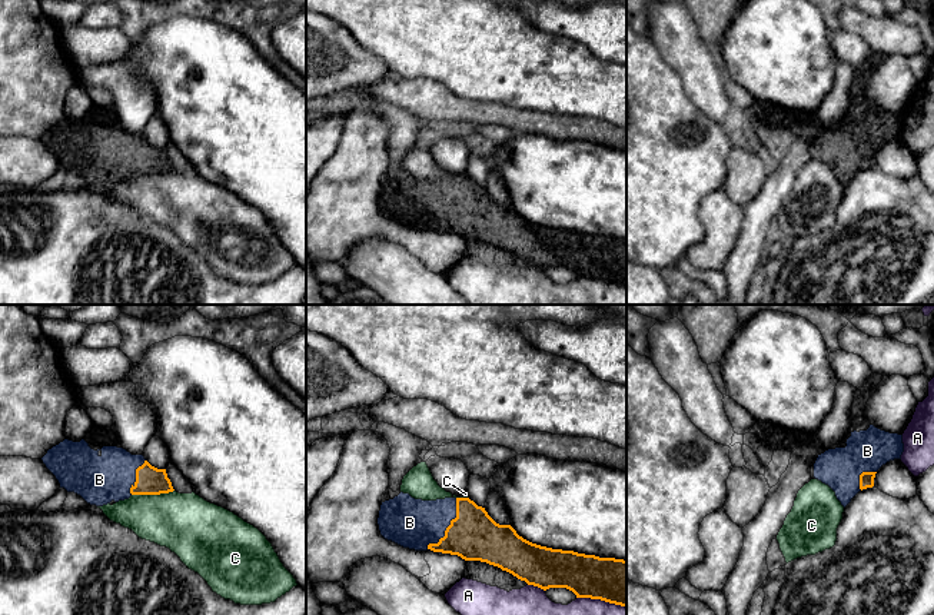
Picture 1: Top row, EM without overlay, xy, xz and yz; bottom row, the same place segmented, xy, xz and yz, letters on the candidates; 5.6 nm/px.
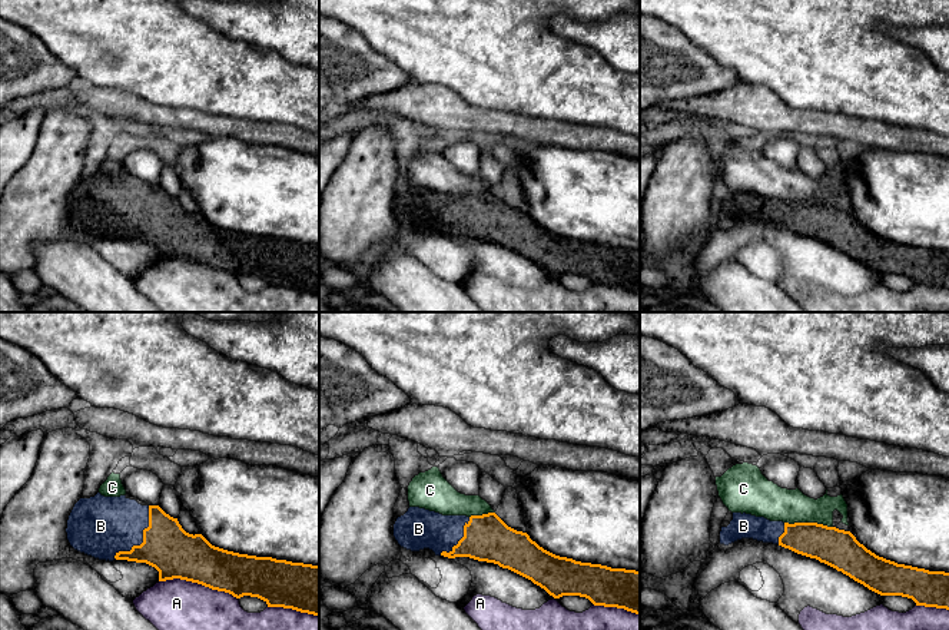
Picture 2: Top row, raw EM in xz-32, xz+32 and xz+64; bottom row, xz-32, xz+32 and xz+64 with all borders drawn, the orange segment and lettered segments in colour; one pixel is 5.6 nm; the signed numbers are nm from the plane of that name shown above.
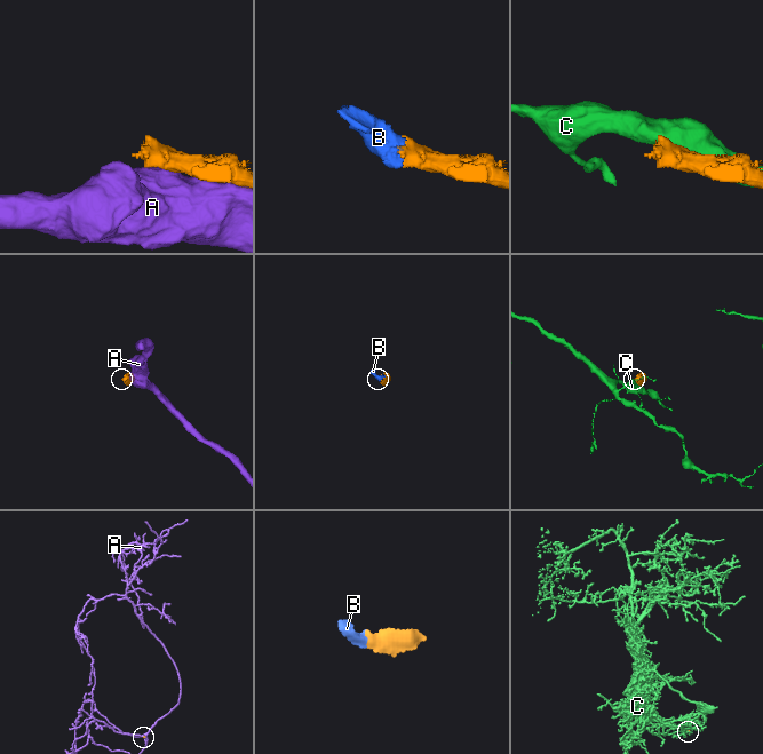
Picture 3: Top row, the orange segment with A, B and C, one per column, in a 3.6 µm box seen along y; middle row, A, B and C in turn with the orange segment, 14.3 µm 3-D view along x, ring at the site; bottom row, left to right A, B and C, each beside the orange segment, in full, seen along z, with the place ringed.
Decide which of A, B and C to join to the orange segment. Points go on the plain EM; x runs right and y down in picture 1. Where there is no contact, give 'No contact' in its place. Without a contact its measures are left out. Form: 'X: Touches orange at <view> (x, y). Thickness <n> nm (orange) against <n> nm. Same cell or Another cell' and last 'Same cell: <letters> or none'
A: Touches orange at xz (601, 279). Thickness 260 nm (orange) against 300 nm. Another cell
B: Touches orange at xz (448, 206). Thickness 280 nm (orange) against 280 nm. Same cell
C: Touches orange at xy (152, 173). Thickness 160 nm (orange) against 340 nm. Another cell
Same cell: B

